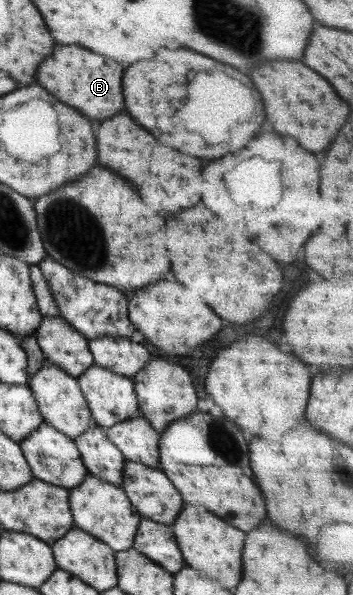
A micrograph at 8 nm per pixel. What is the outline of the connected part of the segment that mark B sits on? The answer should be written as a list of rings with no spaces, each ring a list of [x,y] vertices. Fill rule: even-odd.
[[[56,46],[54,52],[40,64],[36,72],[36,82],[44,90],[48,90],[54,98],[78,110],[90,120],[112,118],[124,108],[120,80],[122,80],[122,68],[116,62],[92,54],[78,46]],[[76,66],[78,66],[78,74],[76,74]]]

